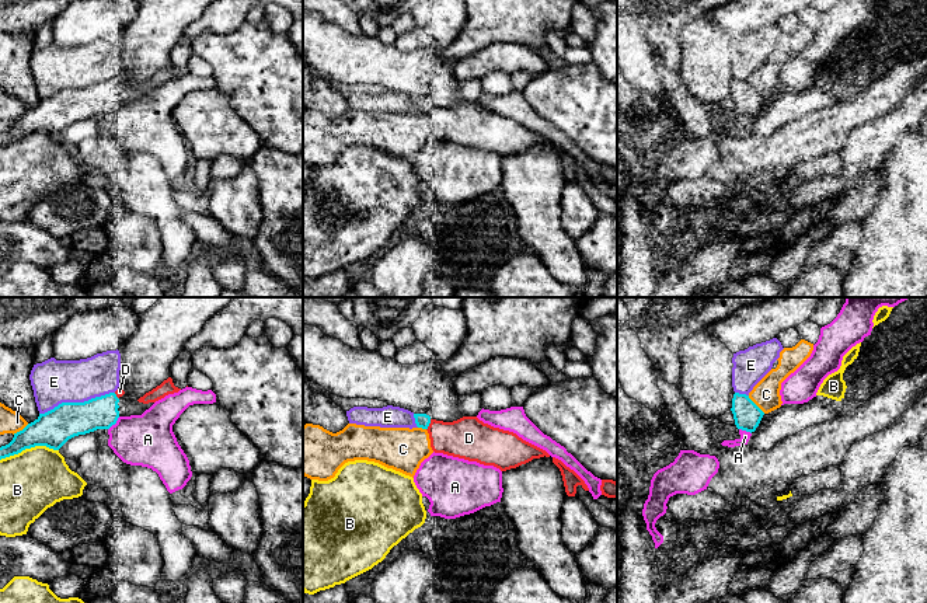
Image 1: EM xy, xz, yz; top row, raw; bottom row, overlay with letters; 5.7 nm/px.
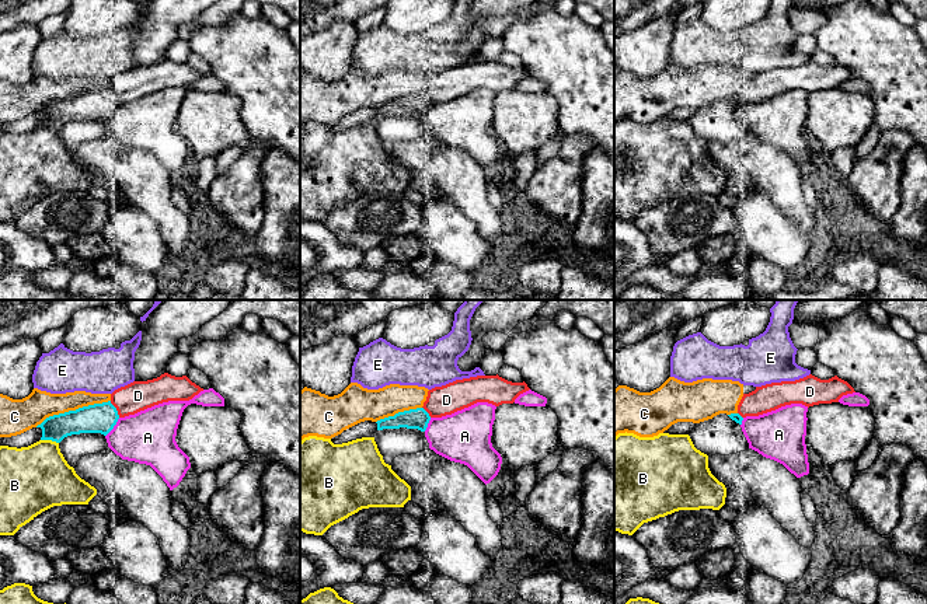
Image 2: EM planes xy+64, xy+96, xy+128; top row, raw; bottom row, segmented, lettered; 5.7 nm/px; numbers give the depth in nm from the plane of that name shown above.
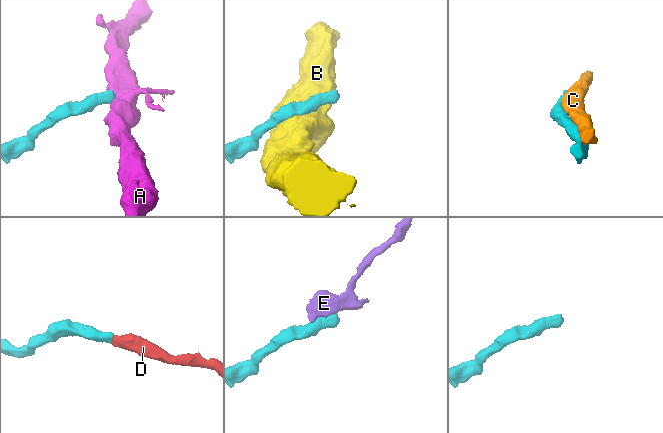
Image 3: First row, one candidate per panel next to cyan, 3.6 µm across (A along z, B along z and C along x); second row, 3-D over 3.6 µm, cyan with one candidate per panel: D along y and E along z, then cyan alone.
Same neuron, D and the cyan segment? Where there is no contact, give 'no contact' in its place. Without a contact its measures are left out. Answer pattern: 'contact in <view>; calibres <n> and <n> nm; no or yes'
contact in xz; calibres 80 and 240 nm; yes

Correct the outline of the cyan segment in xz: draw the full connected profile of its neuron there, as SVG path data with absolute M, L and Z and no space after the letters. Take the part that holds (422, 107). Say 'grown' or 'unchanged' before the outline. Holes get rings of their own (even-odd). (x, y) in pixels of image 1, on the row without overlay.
grown; M414 100L418 114L426 115L435 139L494 151L501 157L516 154L533 144L550 140L523 126L516 119L484 109L477 102L463 102L453 108Z

